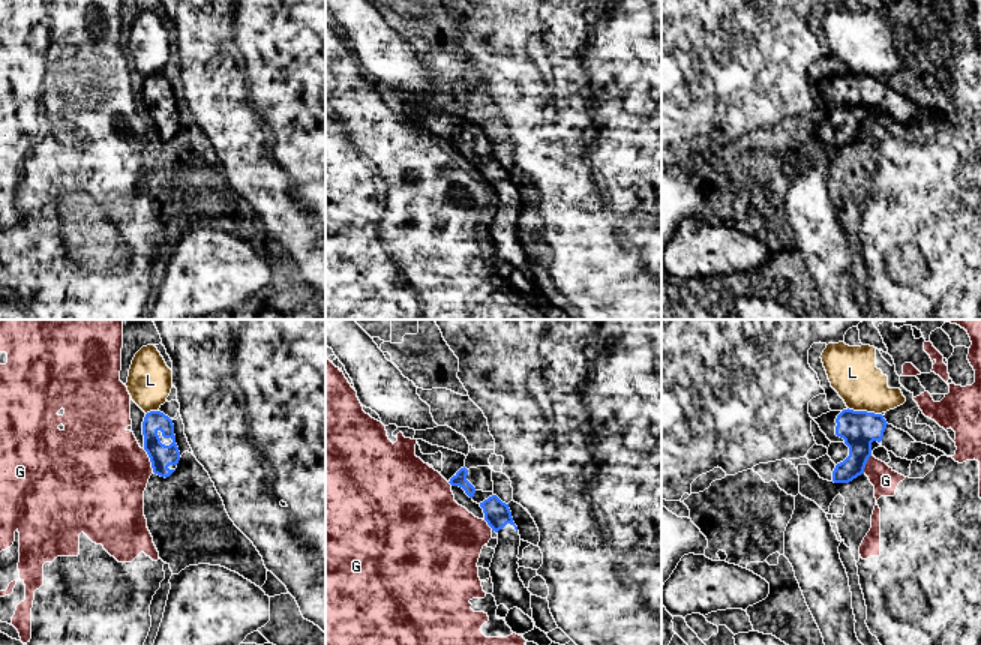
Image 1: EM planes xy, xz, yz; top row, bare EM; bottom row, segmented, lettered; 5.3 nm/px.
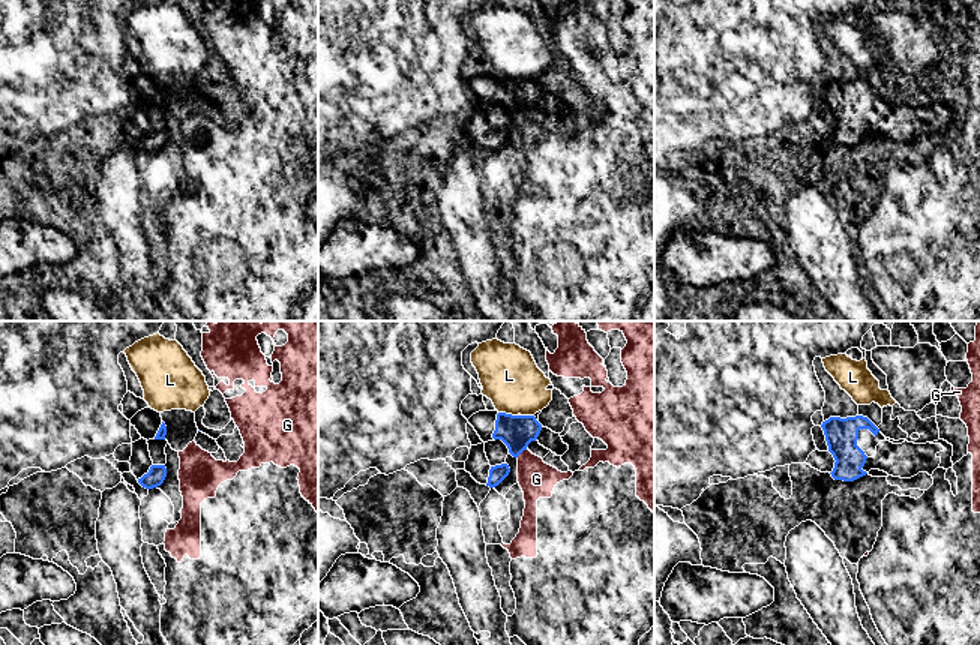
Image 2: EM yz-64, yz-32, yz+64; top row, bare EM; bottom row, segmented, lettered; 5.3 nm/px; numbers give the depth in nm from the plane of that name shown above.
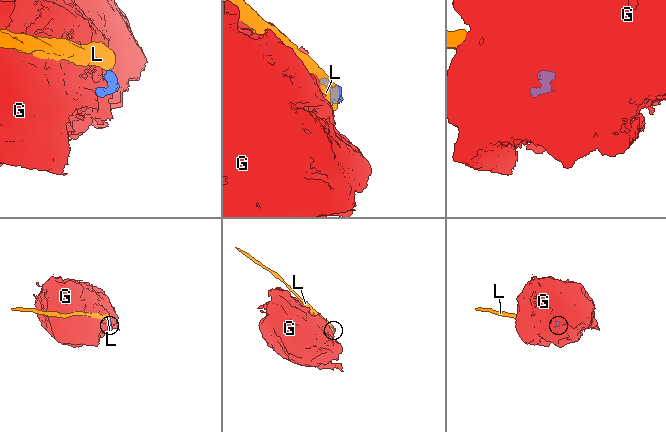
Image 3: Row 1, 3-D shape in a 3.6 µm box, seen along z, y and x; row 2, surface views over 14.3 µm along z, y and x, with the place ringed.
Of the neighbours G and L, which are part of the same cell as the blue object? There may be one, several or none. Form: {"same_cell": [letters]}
{"same_cell": []}

